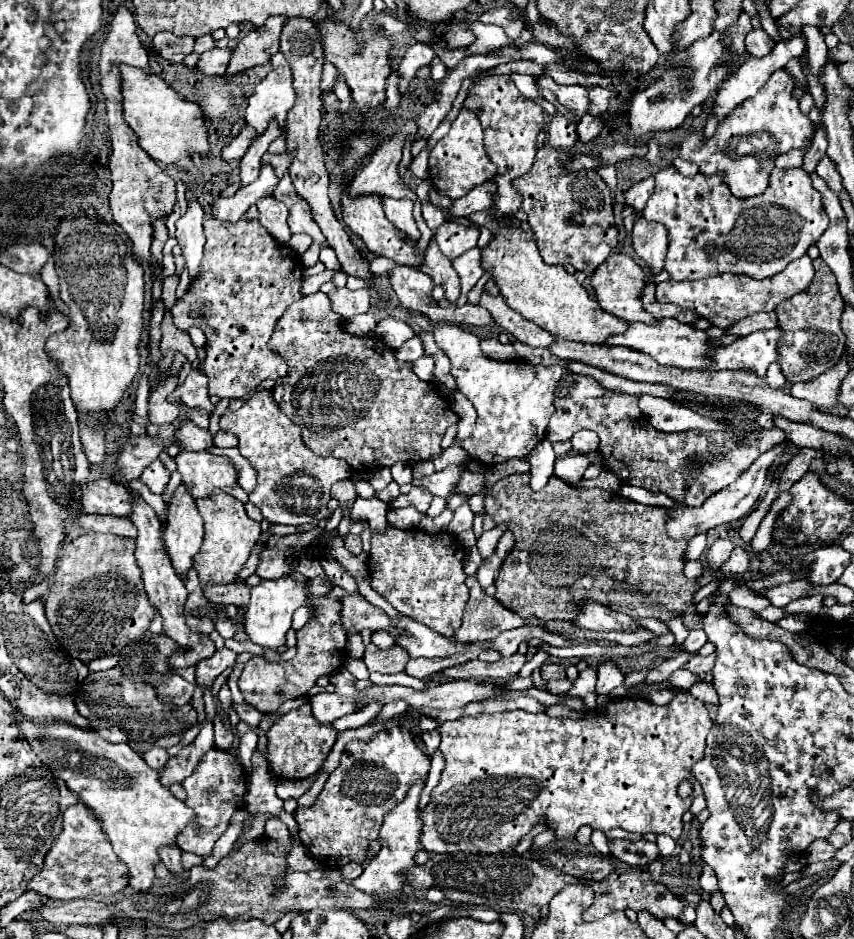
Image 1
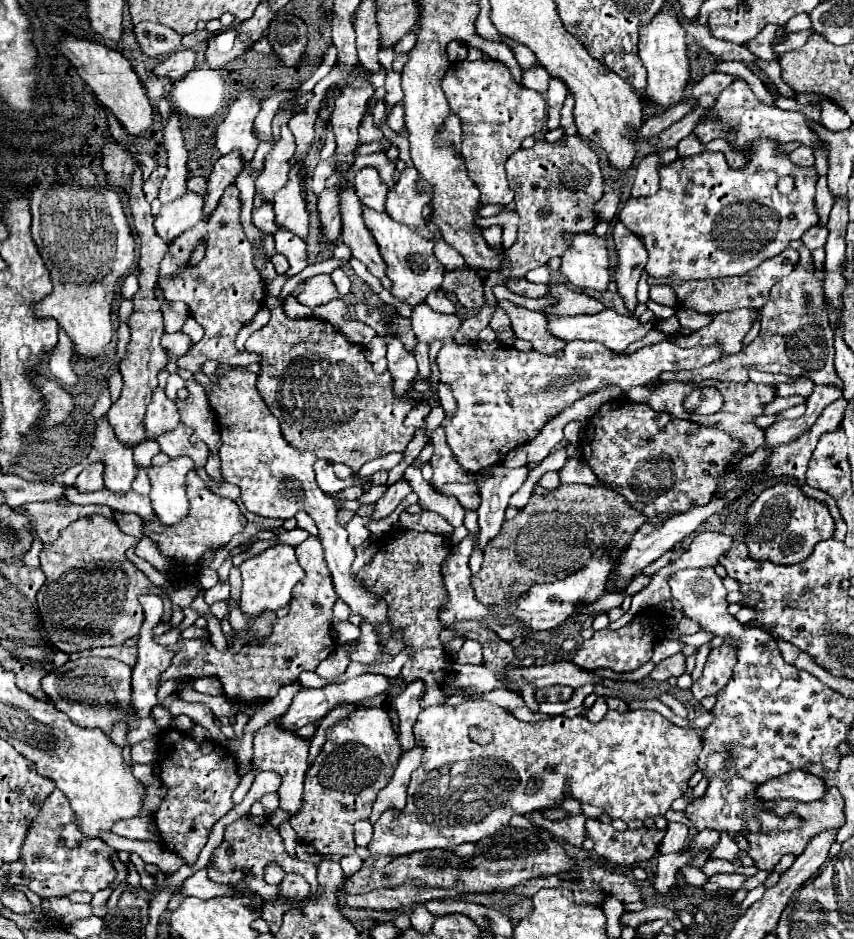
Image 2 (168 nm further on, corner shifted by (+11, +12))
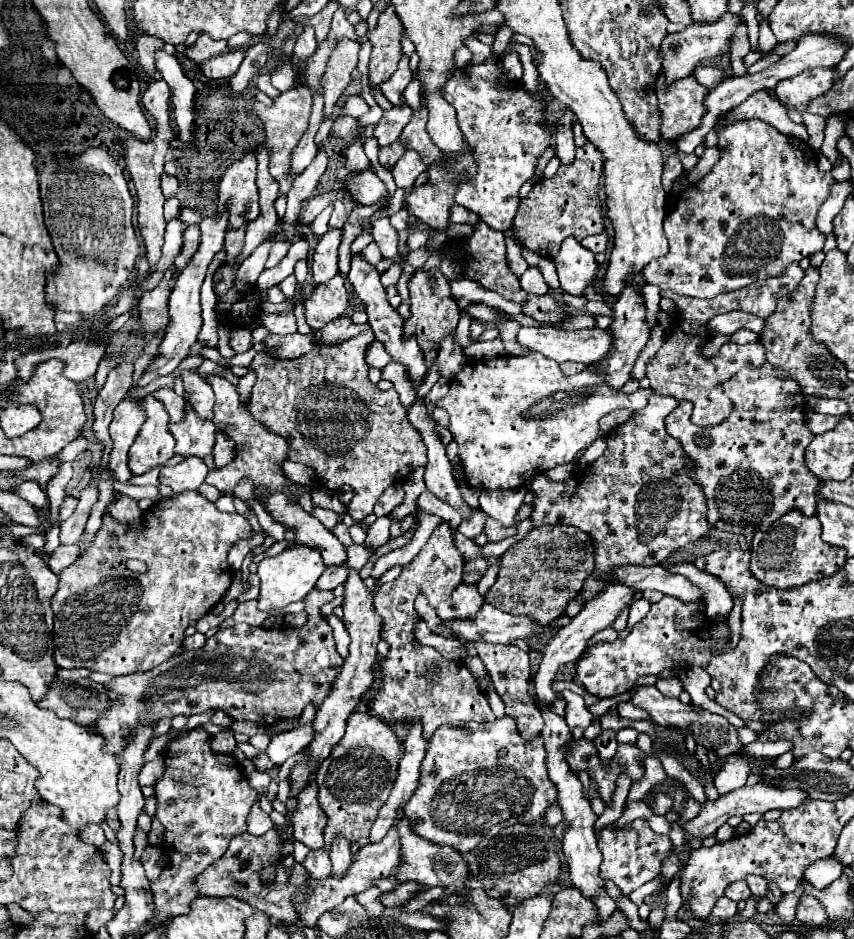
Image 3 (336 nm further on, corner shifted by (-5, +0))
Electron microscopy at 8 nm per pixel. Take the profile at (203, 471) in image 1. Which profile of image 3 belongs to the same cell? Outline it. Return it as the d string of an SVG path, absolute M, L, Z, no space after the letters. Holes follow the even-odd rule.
M188 406L186 418L180 424L170 424L170 434L176 440L176 454L190 458L204 458L214 450L216 426L210 420L200 420Z

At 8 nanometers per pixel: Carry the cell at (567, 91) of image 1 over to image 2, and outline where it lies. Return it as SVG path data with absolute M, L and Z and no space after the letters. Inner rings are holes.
M552 78L550 80L550 88L546 92L546 102L548 102L548 120L546 120L546 126L548 130L556 130L558 124L560 124L560 108L566 100L566 94L568 94L568 88L566 84L562 84L558 78Z

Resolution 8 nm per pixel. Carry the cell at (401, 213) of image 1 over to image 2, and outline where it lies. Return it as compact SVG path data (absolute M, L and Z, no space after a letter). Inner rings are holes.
M366 166L366 168L360 168L356 172L354 188L356 188L356 194L358 194L360 202L366 208L372 208L376 212L384 212L388 186L380 180L378 170L374 166Z

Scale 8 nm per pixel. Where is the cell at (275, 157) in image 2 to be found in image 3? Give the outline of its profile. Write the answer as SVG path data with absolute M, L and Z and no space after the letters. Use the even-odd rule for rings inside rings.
M296 86L294 90L282 92L278 98L274 98L272 106L264 106L262 102L254 102L254 106L252 106L252 110L260 116L264 128L266 128L266 140L270 140L268 148L272 152L270 174L278 180L282 196L288 194L288 188L292 186L292 178L296 178L296 174L292 176L292 158L290 156L308 126L310 108L312 108L312 92L308 92L308 86Z

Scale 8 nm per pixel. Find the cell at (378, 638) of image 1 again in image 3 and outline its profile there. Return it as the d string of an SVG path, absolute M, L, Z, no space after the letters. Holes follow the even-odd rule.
M330 614L330 616L326 616L326 620L328 620L328 624L332 626L332 630L334 630L334 640L336 640L336 648L338 648L338 654L344 658L348 658L348 646L350 646L350 634L348 634L348 630L346 630L346 626L344 626L344 622L342 620L338 620L334 614Z

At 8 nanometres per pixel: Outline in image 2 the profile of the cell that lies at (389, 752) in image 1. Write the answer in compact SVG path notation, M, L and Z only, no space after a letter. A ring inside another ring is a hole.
M356 706L348 720L328 728L320 756L306 772L304 804L290 824L300 842L312 846L320 856L354 852L354 822L368 820L378 792L388 784L400 758L398 736L390 716L382 708Z

